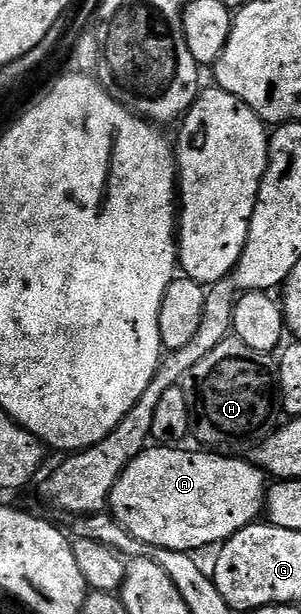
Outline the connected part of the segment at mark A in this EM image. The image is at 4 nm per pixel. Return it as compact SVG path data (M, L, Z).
M146 447L119 475L109 496L108 512L139 543L163 547L171 551L193 553L208 545L220 546L254 524L262 516L267 492L267 477L252 460L240 461L237 455L222 455L217 451L192 453L186 447Z

